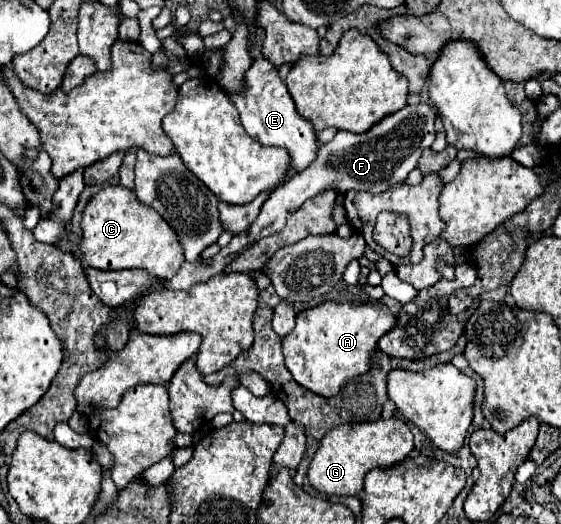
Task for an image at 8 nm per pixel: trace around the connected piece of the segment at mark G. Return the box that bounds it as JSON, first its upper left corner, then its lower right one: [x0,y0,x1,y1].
[308,418,414,496]

